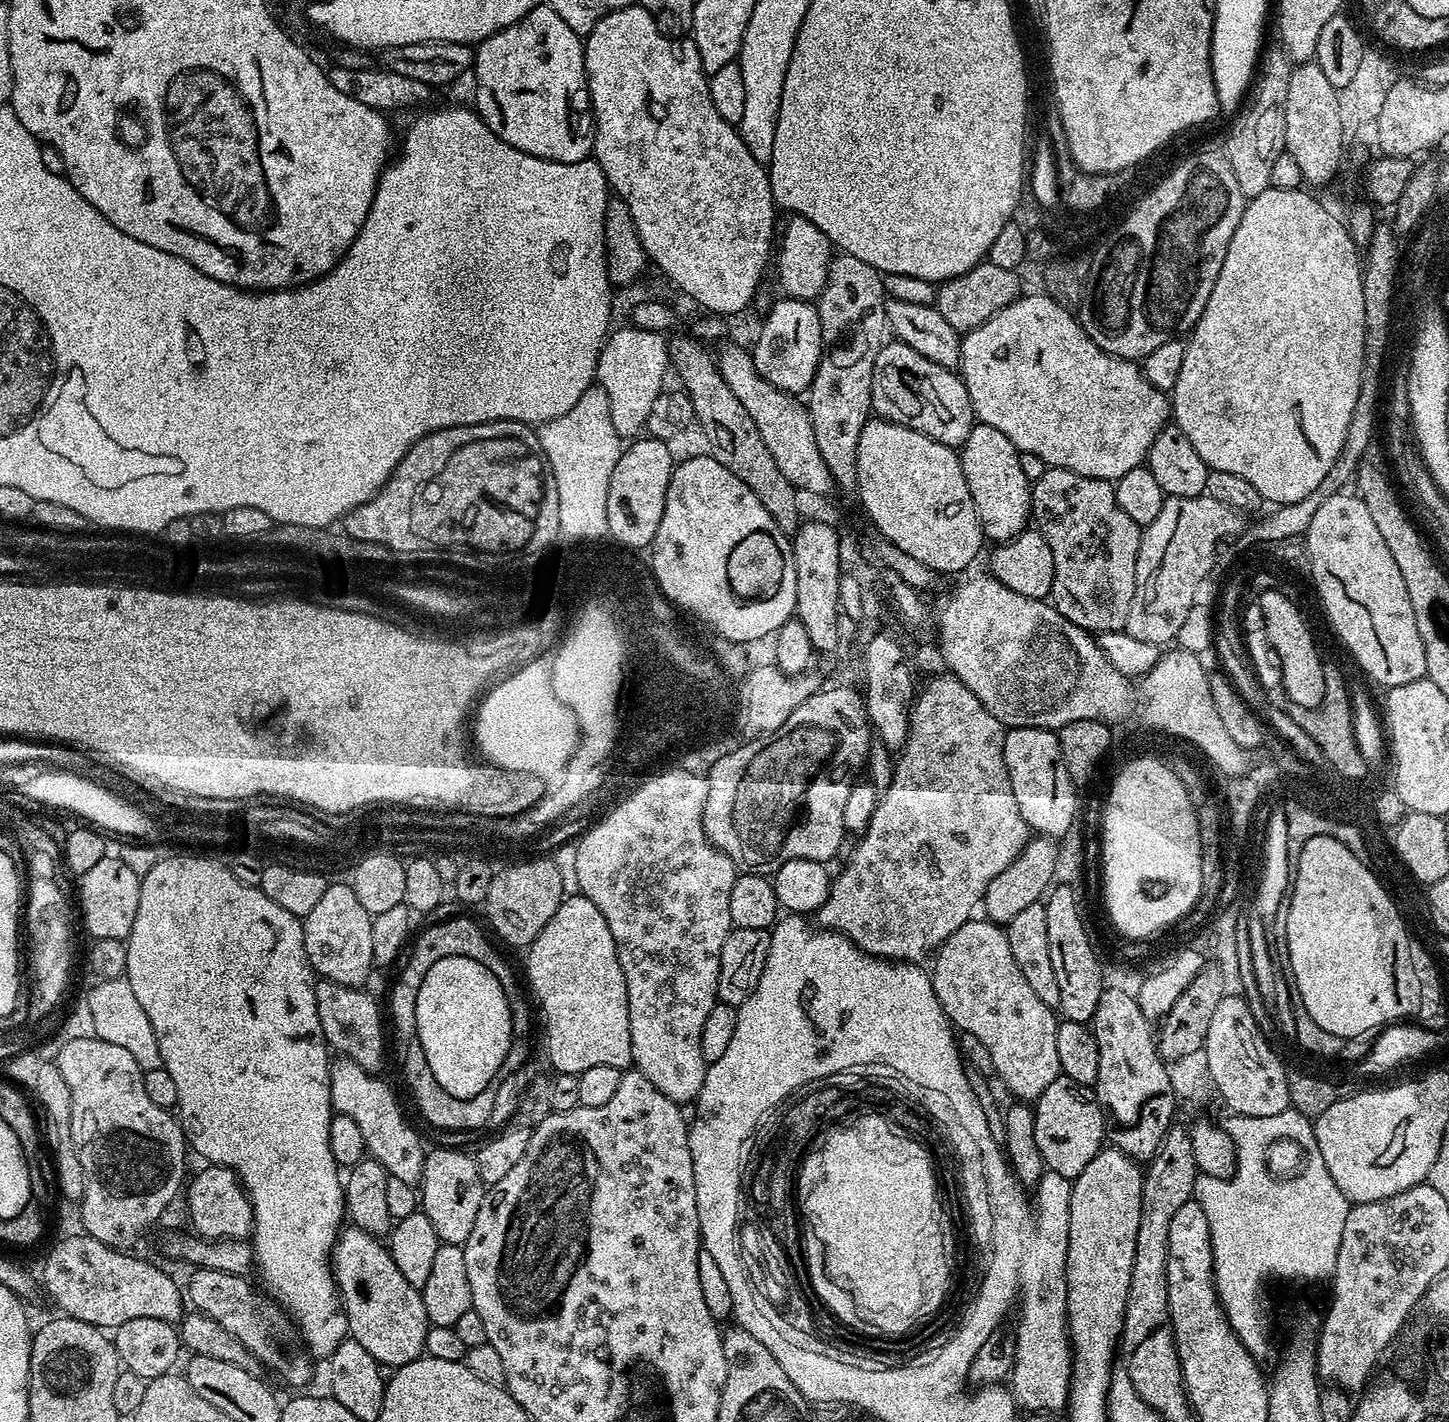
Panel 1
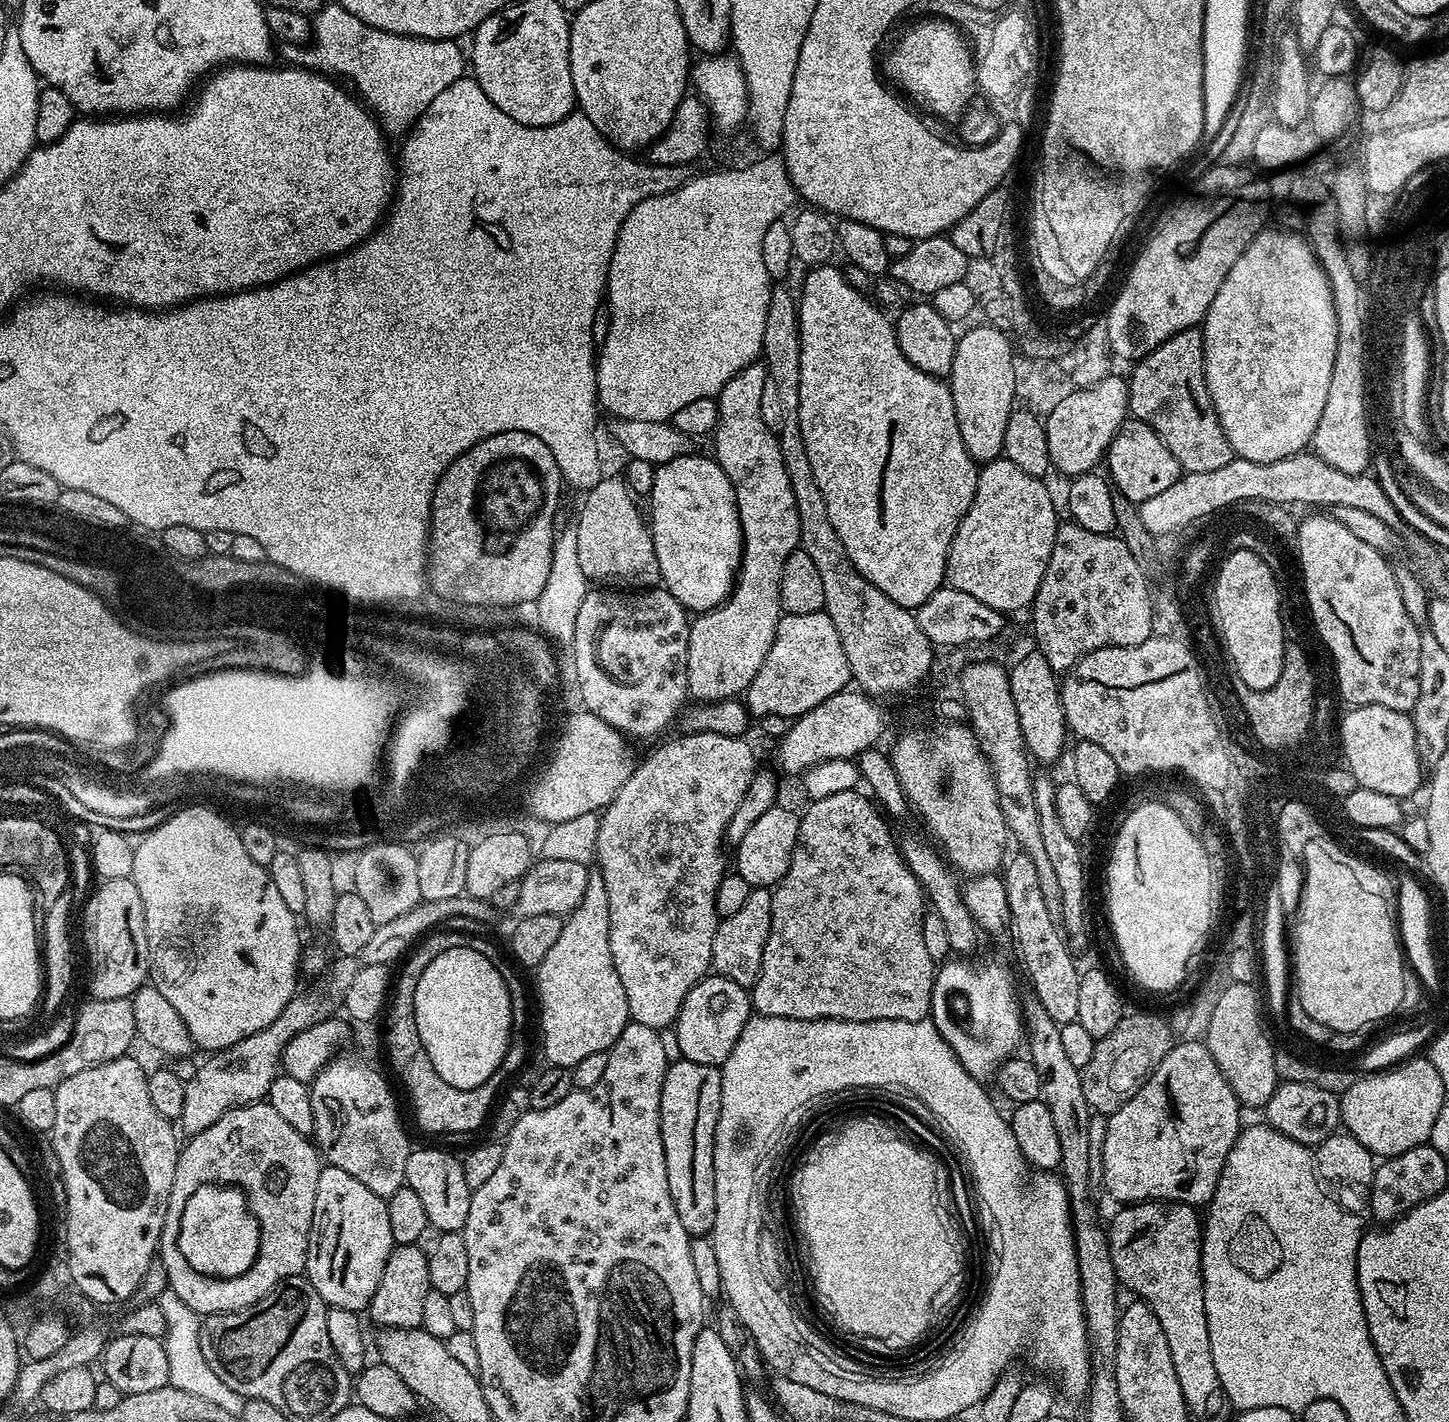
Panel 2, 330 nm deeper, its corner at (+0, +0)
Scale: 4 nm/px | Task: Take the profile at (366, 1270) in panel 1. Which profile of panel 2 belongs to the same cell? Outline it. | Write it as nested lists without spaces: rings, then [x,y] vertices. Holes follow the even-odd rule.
[[[331,1166],[321,1167],[318,1174],[318,1190],[314,1194],[314,1219],[308,1235],[308,1267],[306,1278],[318,1290],[324,1303],[342,1310],[363,1313],[378,1290],[378,1281],[393,1250],[390,1234],[390,1214],[385,1197],[374,1194],[374,1190],[362,1186],[358,1178]]]

